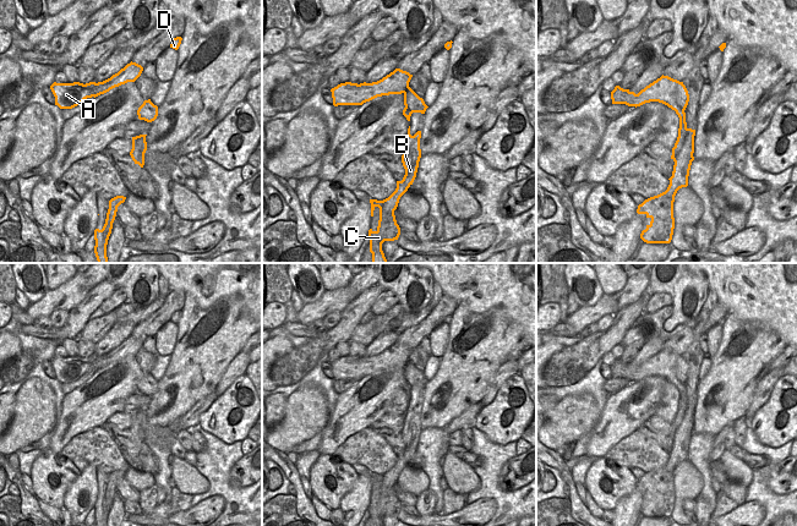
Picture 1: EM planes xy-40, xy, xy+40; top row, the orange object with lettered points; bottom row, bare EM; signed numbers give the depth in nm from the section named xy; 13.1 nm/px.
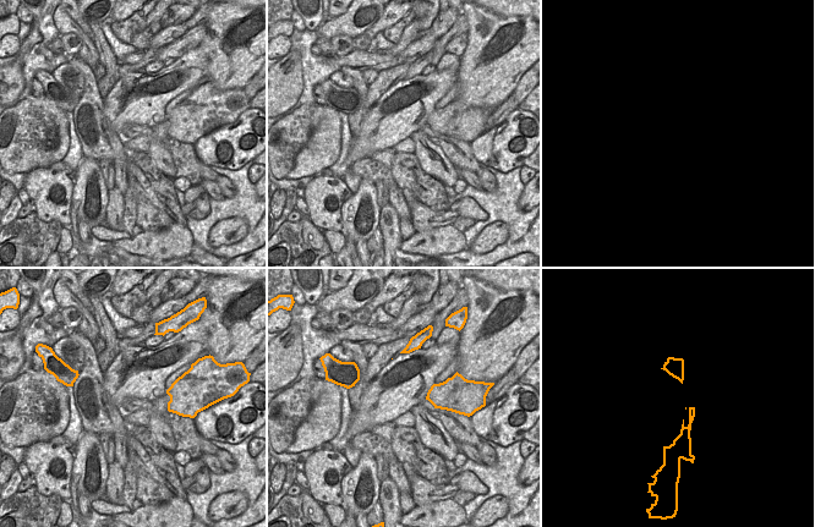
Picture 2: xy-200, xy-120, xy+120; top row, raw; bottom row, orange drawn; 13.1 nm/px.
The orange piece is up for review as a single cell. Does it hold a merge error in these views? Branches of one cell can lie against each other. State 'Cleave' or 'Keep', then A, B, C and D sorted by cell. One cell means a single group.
Cleave. Groups: A D / B C

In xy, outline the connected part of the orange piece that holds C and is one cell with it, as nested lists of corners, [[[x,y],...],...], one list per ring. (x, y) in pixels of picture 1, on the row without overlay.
[[[409,400],[408,409],[403,415],[404,427],[402,429],[402,437],[405,443],[403,454],[397,455],[397,462],[388,472],[383,475],[370,473],[371,491],[373,491],[375,482],[380,482],[377,504],[369,504],[370,526],[383,526],[382,517],[384,515],[398,514],[400,509],[400,502],[397,498],[394,484],[398,481],[400,471],[408,465],[416,451],[419,435],[421,432],[420,412],[421,405],[417,405],[414,410],[411,410]]]

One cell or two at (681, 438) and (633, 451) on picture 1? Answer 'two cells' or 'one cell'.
two cells

